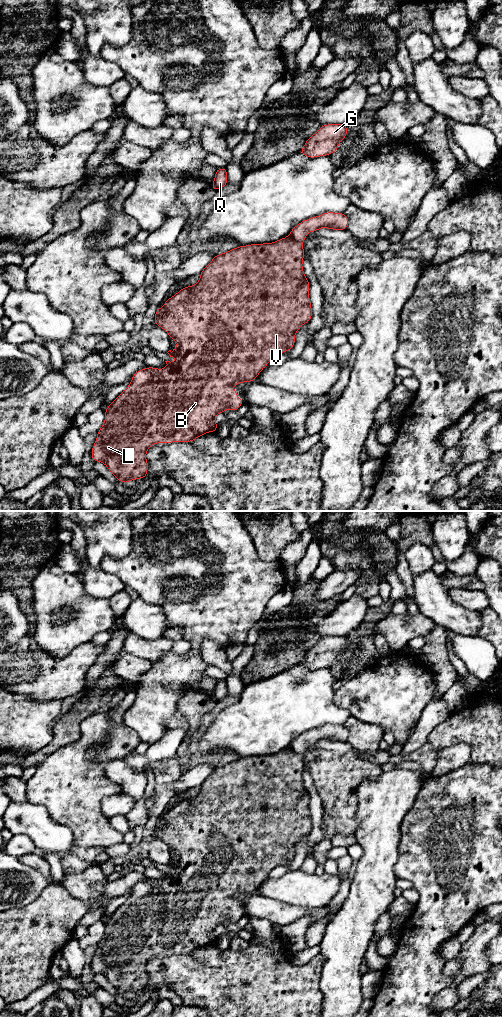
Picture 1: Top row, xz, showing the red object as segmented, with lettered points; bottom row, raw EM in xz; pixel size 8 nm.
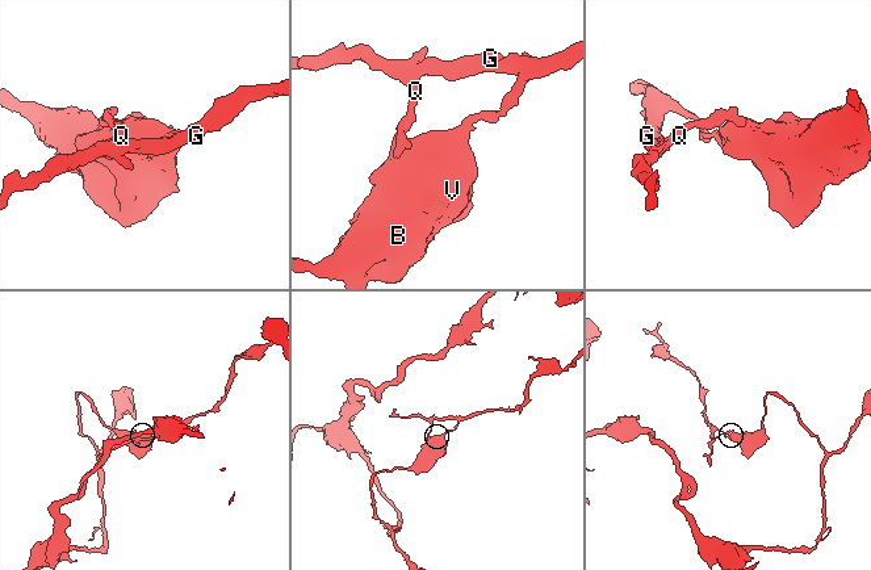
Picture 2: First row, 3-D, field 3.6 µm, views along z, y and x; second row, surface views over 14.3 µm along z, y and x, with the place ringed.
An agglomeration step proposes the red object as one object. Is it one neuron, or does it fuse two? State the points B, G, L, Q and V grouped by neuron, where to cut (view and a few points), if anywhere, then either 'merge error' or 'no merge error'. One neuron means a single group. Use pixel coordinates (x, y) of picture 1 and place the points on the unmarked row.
B L V / G Q; cut in xz along (289, 747), (301, 755); merge error

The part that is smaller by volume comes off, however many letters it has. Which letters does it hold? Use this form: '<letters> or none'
G, Q

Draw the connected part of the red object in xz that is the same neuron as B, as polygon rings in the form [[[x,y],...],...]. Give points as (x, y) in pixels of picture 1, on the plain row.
[[[290,747],[279,751],[273,755],[251,756],[239,758],[223,766],[215,767],[212,773],[200,785],[200,791],[197,796],[188,798],[179,802],[177,806],[170,809],[163,817],[158,820],[154,829],[154,835],[163,840],[168,847],[174,851],[177,860],[167,865],[170,869],[178,871],[177,874],[165,873],[167,879],[157,881],[147,879],[137,883],[133,888],[129,898],[105,921],[105,933],[99,941],[95,956],[93,957],[91,968],[94,974],[103,974],[108,982],[121,993],[127,996],[130,992],[146,990],[148,983],[148,974],[146,964],[150,958],[155,955],[172,954],[191,954],[196,950],[208,944],[217,944],[218,936],[215,934],[215,928],[223,925],[226,921],[237,923],[245,914],[237,910],[237,902],[229,901],[229,898],[238,897],[241,894],[254,893],[269,873],[277,866],[290,863],[295,855],[296,843],[312,830],[312,820],[309,810],[309,793],[304,787],[302,774],[304,771],[304,761],[301,754],[295,753]]]

